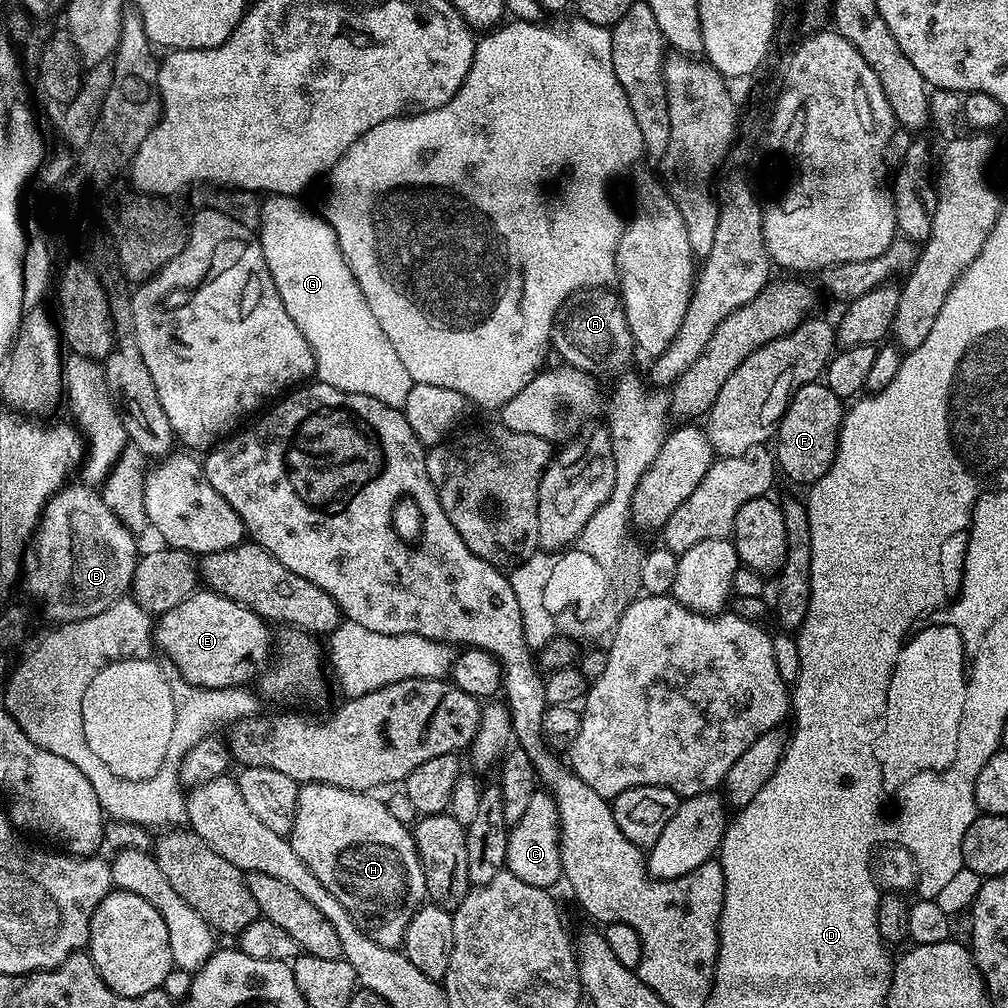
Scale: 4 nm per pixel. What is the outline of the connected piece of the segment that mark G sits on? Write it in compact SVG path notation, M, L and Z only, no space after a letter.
M269 195L262 204L262 213L260 216L260 219L262 218L262 226L258 228L258 235L260 237L260 245L264 247L264 257L268 263L268 269L274 278L278 294L282 298L282 306L286 306L286 314L290 314L290 318L294 318L294 326L298 326L298 330L302 330L306 342L312 347L312 353L316 359L315 379L319 383L326 386L334 386L343 392L366 394L366 398L378 398L378 402L386 402L386 406L403 409L406 402L406 394L410 394L414 383L410 378L410 370L406 370L406 366L402 366L402 358L398 358L397 352L394 351L394 346L390 346L390 338L386 338L386 334L382 334L382 326L378 326L378 318L374 318L374 310L370 310L370 302L366 302L366 298L358 286L358 282L352 273L352 267L348 265L344 251L340 248L340 242L336 237L335 229L332 228L332 225L328 223L323 215L315 216L314 213L307 212L299 204L300 202L295 196Z

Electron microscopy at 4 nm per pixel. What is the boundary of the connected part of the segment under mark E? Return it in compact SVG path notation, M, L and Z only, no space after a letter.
M198 590L182 606L174 606L155 621L155 643L181 674L197 688L248 686L269 667L274 652L274 632L252 608L211 590Z

